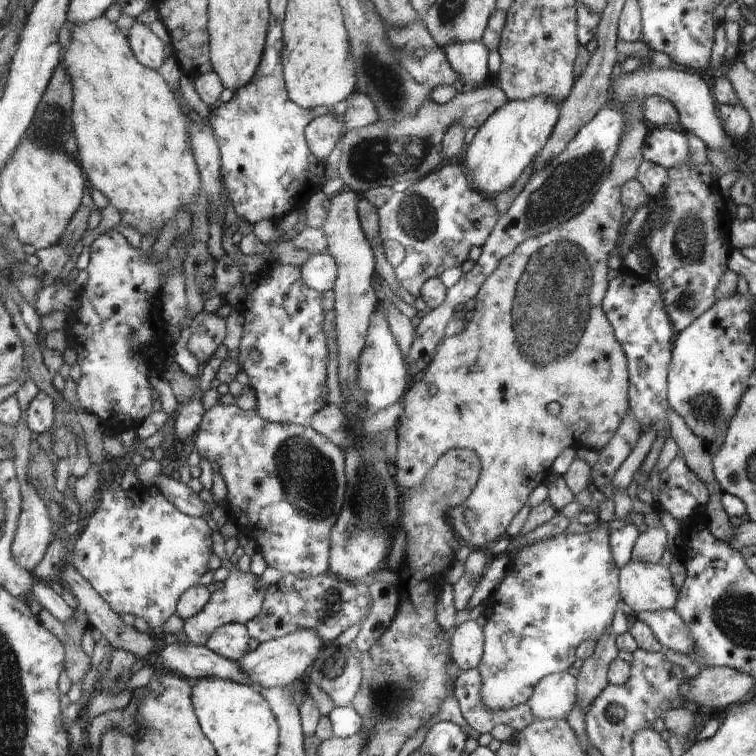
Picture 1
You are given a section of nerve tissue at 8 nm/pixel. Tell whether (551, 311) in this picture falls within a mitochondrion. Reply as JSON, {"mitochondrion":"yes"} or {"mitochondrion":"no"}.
{"mitochondrion":"yes"}

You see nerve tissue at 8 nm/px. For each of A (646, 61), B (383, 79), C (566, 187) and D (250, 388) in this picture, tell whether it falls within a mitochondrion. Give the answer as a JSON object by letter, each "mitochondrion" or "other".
{"A":"other","B":"mitochondrion","C":"mitochondrion","D":"other"}

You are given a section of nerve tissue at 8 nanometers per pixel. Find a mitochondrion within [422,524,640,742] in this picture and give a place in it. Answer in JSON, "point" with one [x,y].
{"point":[614,713]}

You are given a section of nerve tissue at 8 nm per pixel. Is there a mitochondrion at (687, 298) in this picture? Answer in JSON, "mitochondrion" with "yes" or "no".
{"mitochondrion":"yes"}

